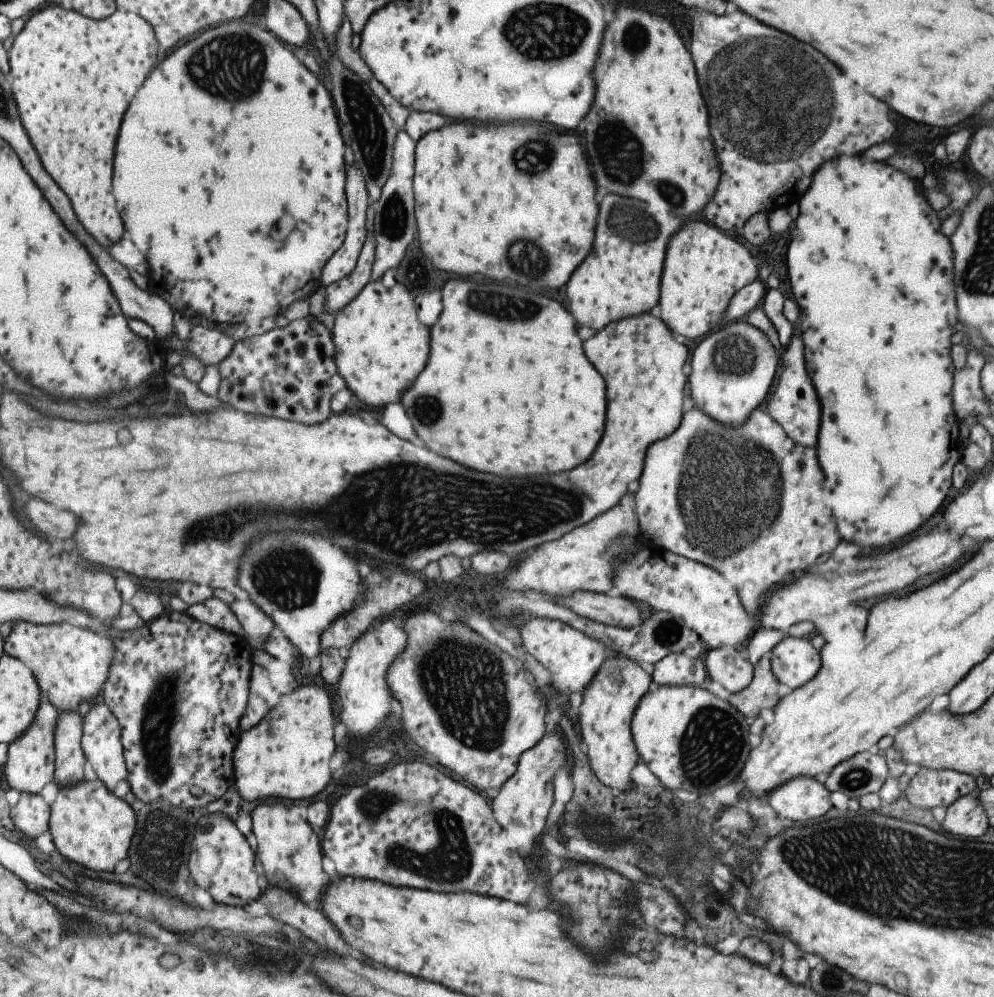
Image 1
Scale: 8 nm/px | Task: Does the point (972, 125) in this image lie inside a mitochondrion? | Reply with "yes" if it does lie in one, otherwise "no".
no

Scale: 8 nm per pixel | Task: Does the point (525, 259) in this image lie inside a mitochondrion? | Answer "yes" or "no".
yes

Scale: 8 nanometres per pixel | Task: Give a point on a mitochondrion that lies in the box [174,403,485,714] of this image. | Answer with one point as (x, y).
(286, 574)

